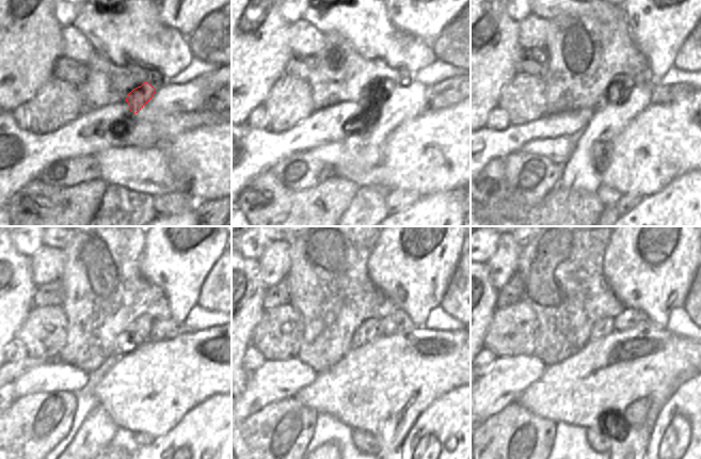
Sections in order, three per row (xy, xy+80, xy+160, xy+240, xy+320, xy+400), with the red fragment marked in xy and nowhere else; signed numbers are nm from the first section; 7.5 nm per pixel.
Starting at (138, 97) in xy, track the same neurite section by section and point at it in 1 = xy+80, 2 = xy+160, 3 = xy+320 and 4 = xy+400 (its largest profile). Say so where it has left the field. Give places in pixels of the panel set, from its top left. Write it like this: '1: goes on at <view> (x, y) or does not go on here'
1: goes on at xy+80 (378, 94)
2: goes on at xy+160 (620, 89)
3: goes on at xy+320 (370, 330)
4: goes on at xy+400 (602, 328)

